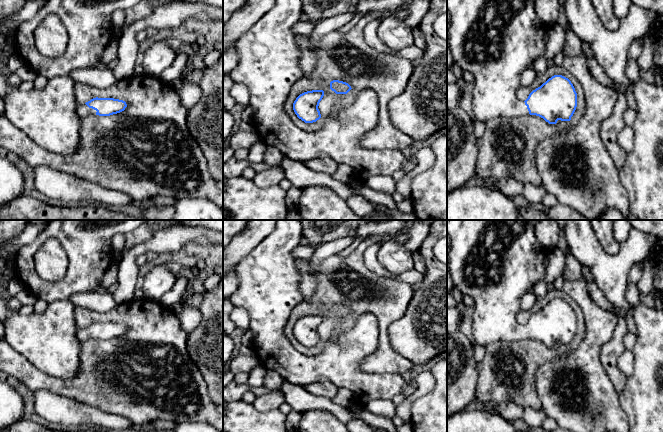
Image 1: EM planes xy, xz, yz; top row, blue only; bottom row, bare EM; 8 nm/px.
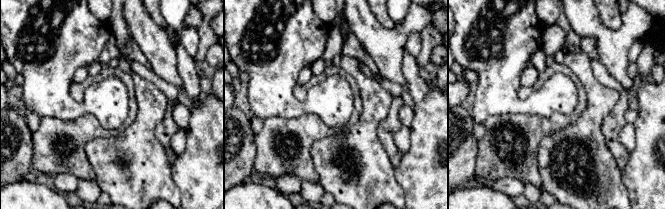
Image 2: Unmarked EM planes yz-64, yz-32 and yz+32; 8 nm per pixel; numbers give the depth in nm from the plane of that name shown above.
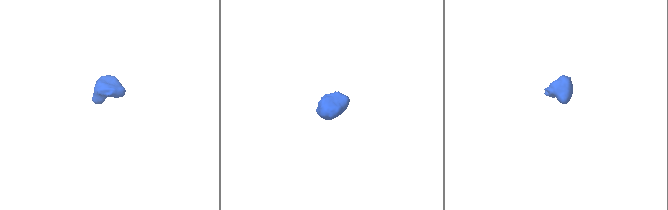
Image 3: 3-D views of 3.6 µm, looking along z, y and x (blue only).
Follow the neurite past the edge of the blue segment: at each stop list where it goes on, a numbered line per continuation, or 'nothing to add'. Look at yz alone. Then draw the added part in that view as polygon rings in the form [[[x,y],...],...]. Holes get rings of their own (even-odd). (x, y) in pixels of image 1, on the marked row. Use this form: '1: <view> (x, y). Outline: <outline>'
1: yz (496, 40). Outline: [[[447,0],[450,13],[449,46],[453,61],[463,71],[474,75],[472,93],[472,110],[474,122],[485,122],[495,117],[518,117],[529,115],[525,102],[518,97],[522,72],[533,61],[545,55],[546,32],[548,26],[543,24],[535,12],[536,0]]]

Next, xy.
1: xy (83, 110). Outline: [[[85,103],[84,104],[79,104],[77,107],[77,115],[80,118],[84,118],[88,115],[96,115],[96,110],[89,108]]]

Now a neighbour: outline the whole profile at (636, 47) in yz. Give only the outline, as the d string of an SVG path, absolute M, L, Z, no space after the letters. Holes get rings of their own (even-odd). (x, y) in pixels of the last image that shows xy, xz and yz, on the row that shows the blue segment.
M643 38L635 39L629 49L628 49L628 57L634 60L637 60L641 55L643 50Z

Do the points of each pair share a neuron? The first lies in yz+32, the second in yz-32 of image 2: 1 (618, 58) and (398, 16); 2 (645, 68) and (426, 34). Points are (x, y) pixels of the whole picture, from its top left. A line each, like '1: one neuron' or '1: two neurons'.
1: two neurons
2: one neuron

